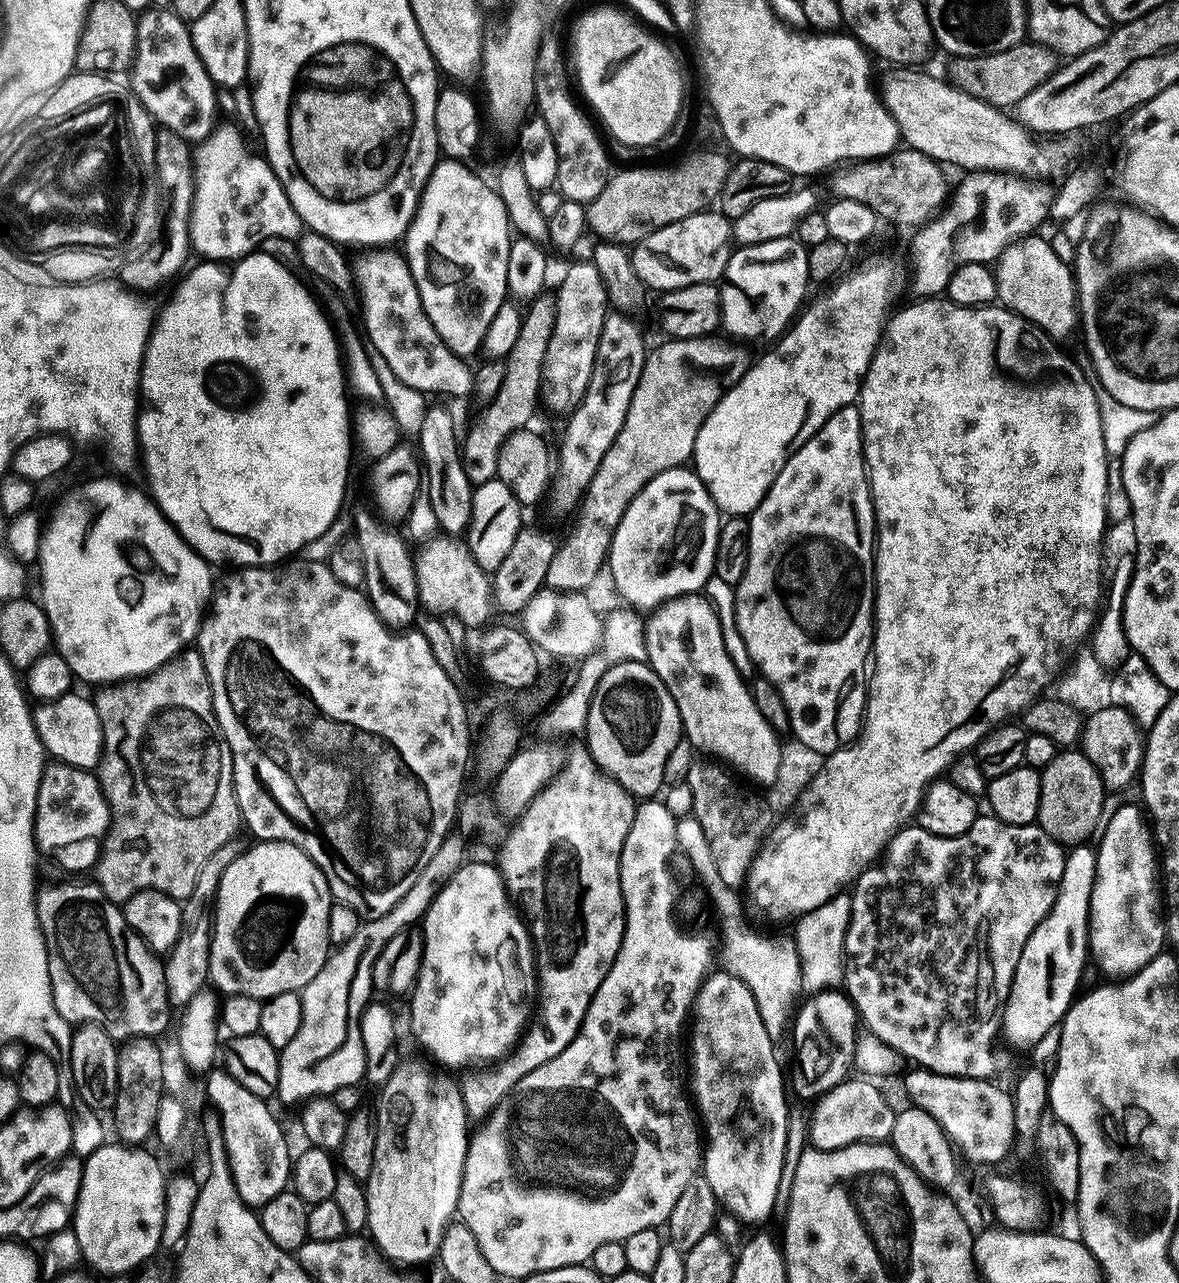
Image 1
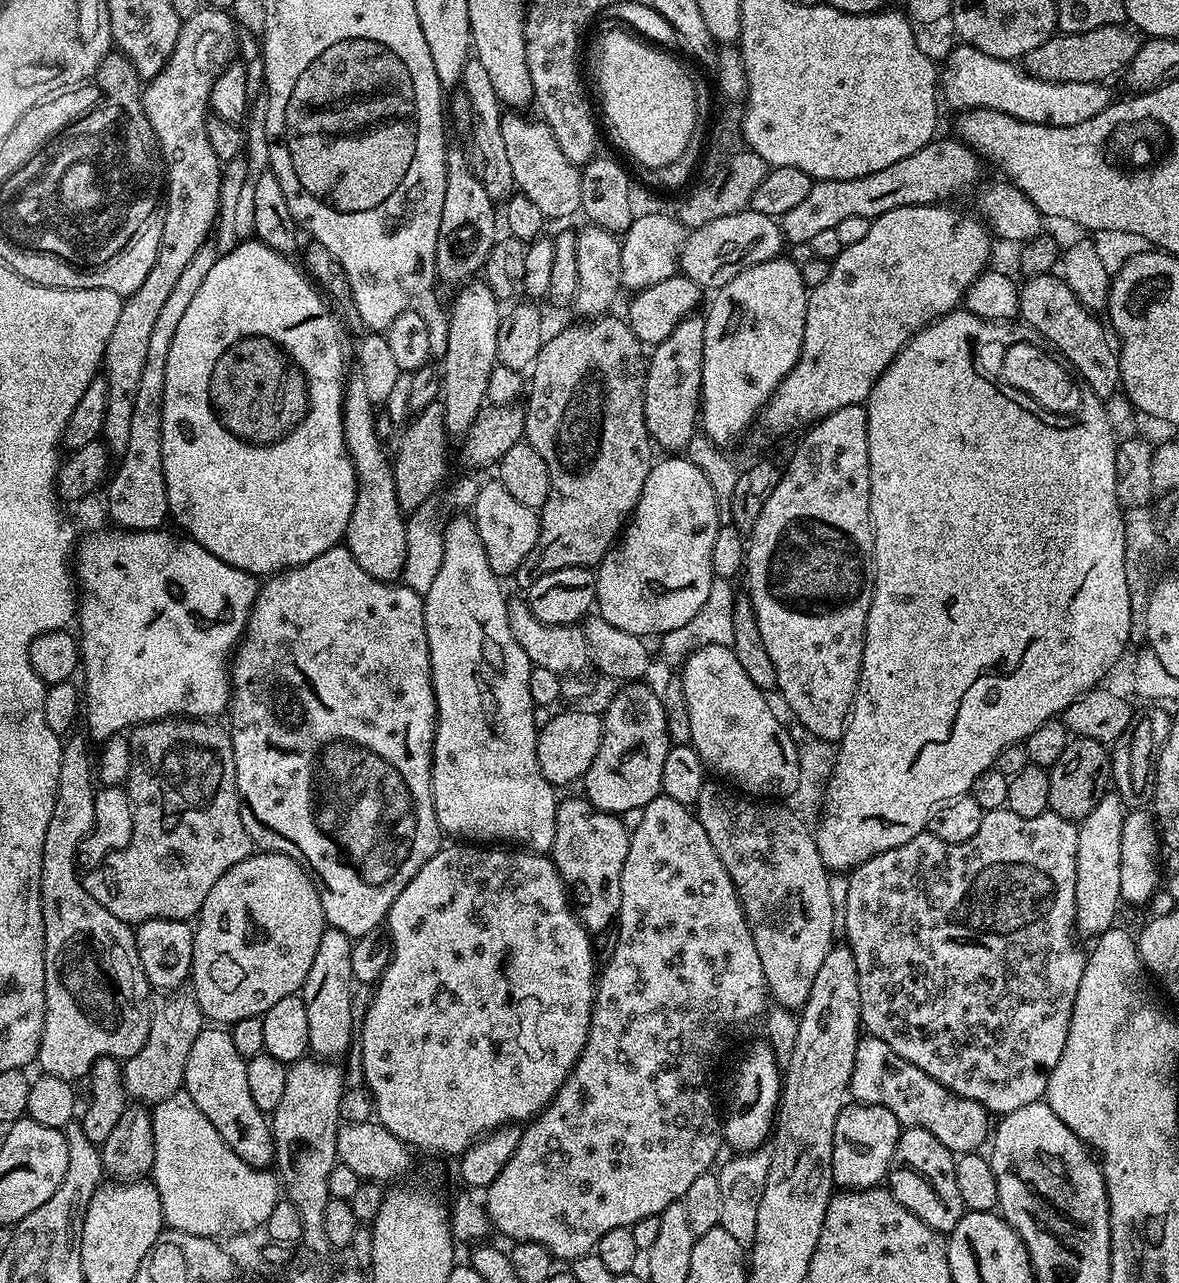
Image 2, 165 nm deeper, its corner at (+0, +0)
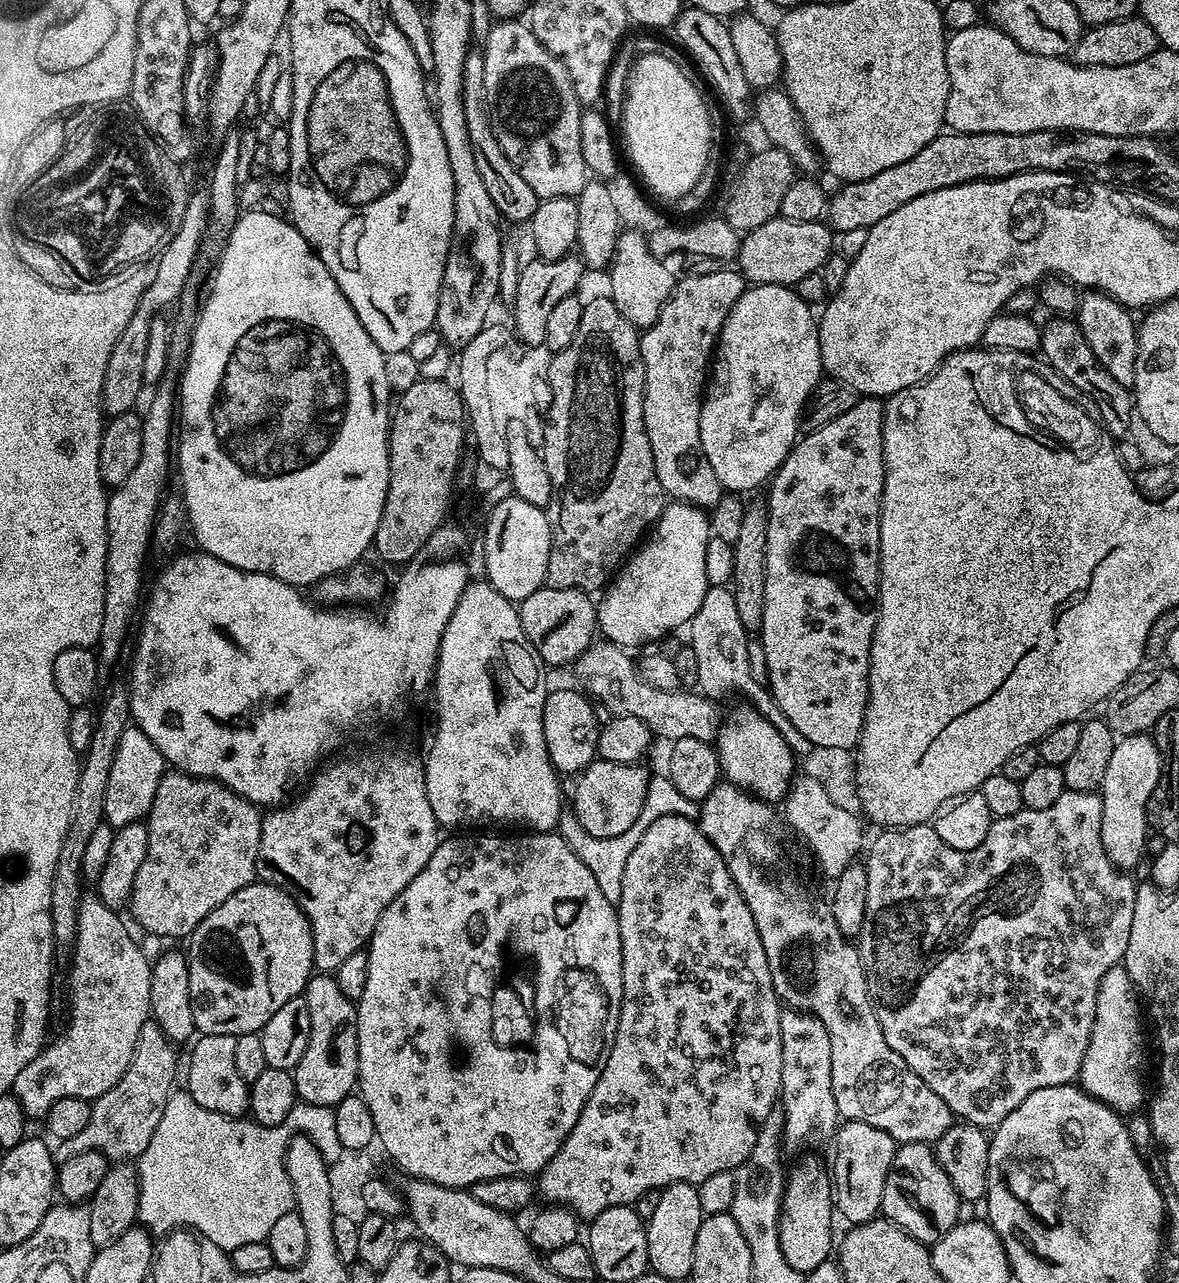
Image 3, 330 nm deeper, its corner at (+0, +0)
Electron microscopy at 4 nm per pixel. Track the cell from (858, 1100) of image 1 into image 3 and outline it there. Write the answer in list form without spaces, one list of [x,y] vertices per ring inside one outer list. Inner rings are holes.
[[[844,1120],[837,1127],[834,1137],[836,1153],[830,1163],[830,1175],[834,1185],[834,1208],[849,1221],[849,1225],[865,1224],[881,1215],[882,1190],[886,1187],[886,1174],[890,1174],[890,1162],[898,1147],[894,1138],[878,1126],[866,1122]]]

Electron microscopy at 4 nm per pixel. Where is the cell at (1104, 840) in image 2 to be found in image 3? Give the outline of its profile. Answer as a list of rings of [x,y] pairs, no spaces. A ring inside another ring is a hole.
[[[1134,735],[1117,739],[1114,754],[1110,754],[1110,763],[1106,765],[1106,778],[1102,778],[1098,795],[1102,802],[1102,846],[1110,858],[1110,862],[1118,869],[1132,870],[1144,860],[1146,845],[1150,839],[1150,829],[1146,818],[1146,802],[1150,802],[1150,794],[1154,794],[1154,786],[1158,786],[1162,775],[1162,757],[1158,746],[1151,735]]]

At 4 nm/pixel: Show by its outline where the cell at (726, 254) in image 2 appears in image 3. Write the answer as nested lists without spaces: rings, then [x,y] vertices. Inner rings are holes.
[[[777,218],[770,222],[762,222],[762,226],[743,233],[738,257],[738,271],[749,285],[786,284],[794,286],[802,278],[806,278],[806,274],[820,272],[832,250],[834,252],[834,232],[827,223],[820,220],[794,222]]]

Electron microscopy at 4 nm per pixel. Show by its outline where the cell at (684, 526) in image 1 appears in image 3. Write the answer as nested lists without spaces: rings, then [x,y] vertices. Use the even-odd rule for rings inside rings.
[[[672,502],[665,507],[646,539],[620,565],[599,597],[601,600],[596,604],[596,622],[599,635],[605,641],[625,650],[633,650],[662,639],[675,628],[683,629],[692,621],[694,614],[704,604],[706,590],[710,587],[706,578],[706,542],[710,535],[708,516],[705,509],[695,508],[693,504]]]

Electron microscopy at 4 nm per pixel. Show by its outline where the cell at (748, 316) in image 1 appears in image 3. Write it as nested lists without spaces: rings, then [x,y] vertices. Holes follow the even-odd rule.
[[[753,284],[745,287],[743,294],[738,298],[738,302],[734,302],[734,310],[730,310],[730,314],[720,331],[720,339],[714,349],[710,365],[710,379],[706,384],[704,402],[700,405],[702,450],[706,454],[706,462],[710,462],[714,474],[718,474],[721,489],[728,491],[729,488],[732,492],[752,492],[755,488],[760,487],[763,489],[775,476],[777,470],[780,469],[792,447],[796,445],[798,433],[801,431],[800,418],[804,411],[804,403],[808,401],[808,395],[820,383],[824,372],[820,334],[817,321],[814,319],[814,312],[813,316],[812,312],[813,309],[809,304],[802,298],[798,298],[795,287],[786,284]]]

